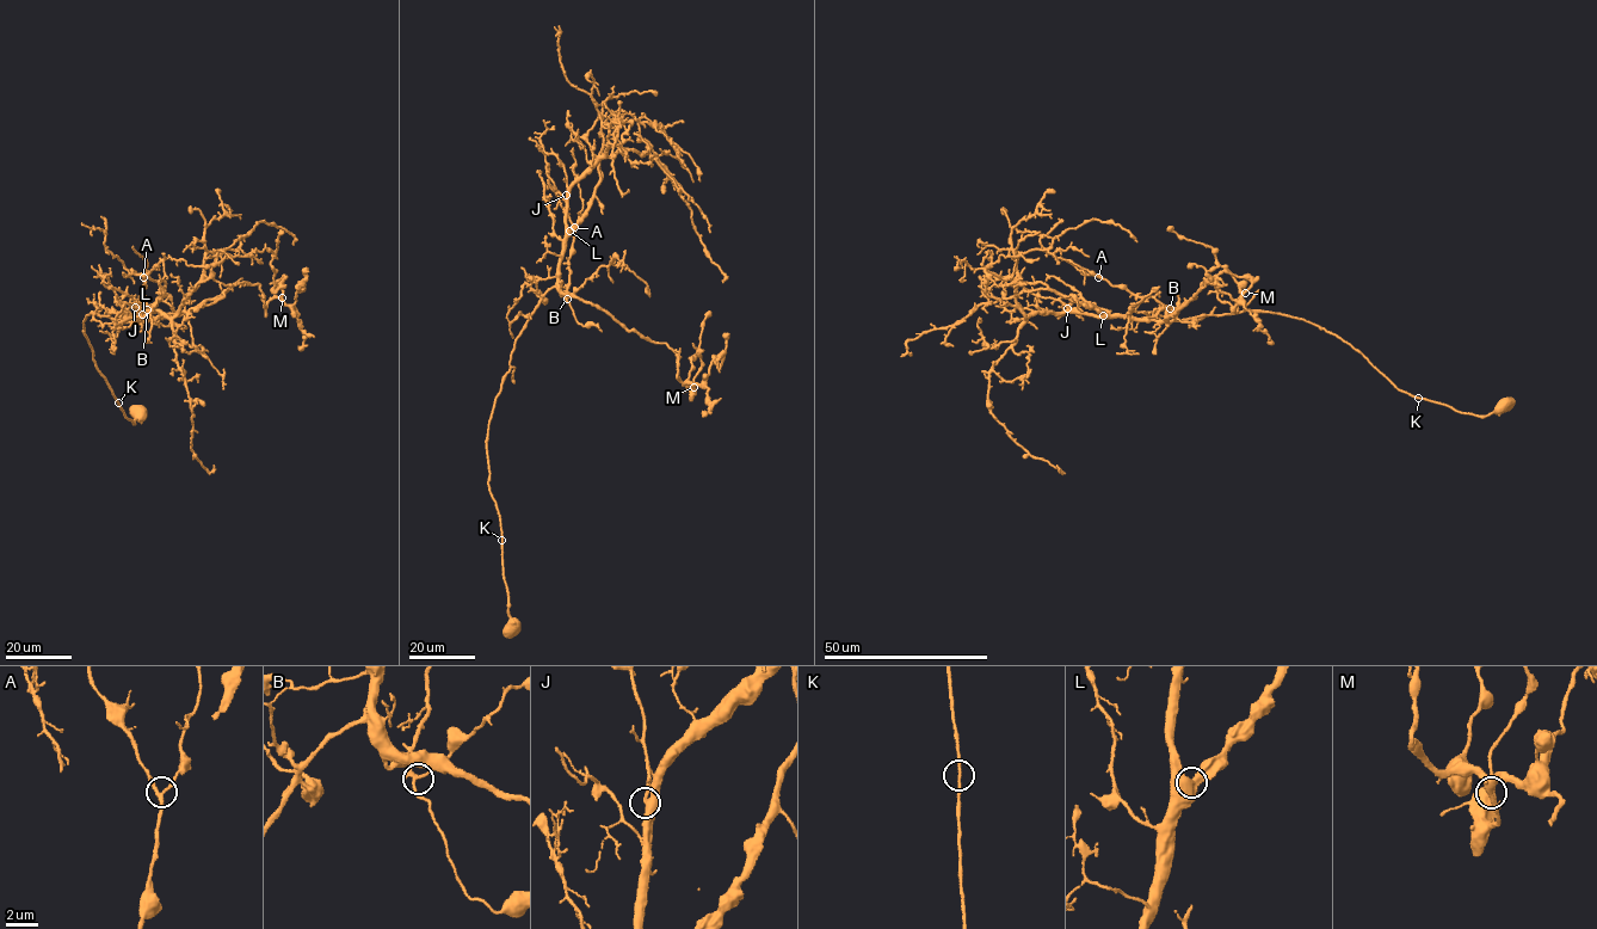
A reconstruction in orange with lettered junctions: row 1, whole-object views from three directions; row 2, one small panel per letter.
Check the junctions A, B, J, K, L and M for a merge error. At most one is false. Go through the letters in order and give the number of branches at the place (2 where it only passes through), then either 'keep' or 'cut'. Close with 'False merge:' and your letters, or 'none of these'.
A: branches 3; keep
B: branches 3; keep
J: branches 2; keep
K: branches 2; keep
L: branches 2; keep
M: branches 3; keep
False merge: none of these

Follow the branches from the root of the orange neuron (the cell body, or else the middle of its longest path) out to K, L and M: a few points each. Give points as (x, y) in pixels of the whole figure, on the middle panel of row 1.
K: (512, 629), (501, 540)
L: (512, 629), (500, 515), (488, 483), (487, 430), (515, 340), (541, 299), (556, 284), (562, 240), (569, 231)
M: (512, 629), (487, 430), (515, 340), (541, 299), (557, 287), (665, 343), (678, 357), (677, 377), (694, 387)

